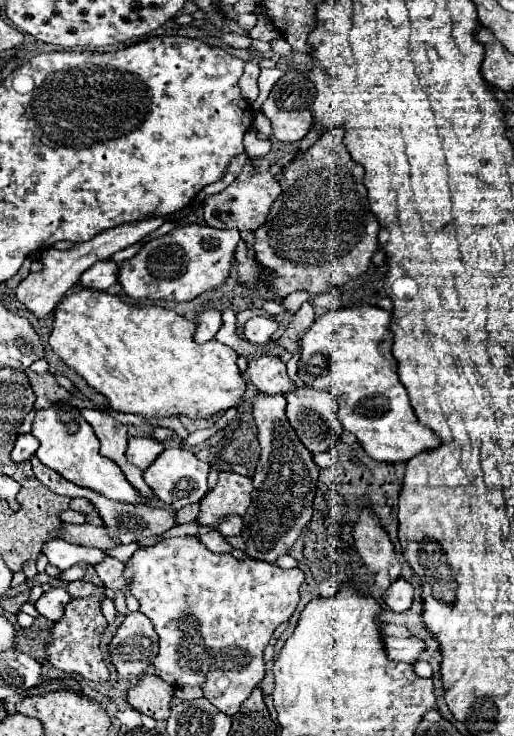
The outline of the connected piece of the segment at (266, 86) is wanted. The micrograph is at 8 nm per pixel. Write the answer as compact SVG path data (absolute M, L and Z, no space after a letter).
M273 67L273 69L261 69L261 75L259 75L259 97L257 101L253 103L253 107L257 107L257 111L261 109L263 101L267 99L271 87L277 83L277 79L283 75L285 71L281 67Z

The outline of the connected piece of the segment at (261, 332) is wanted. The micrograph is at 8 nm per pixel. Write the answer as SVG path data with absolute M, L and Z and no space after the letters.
M253 317L245 323L245 339L251 343L267 343L271 341L273 333L279 329L279 321L273 317Z

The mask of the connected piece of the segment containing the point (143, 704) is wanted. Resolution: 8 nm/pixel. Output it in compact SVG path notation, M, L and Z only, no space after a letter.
M145 675L133 685L127 693L127 701L141 713L153 719L167 719L169 717L169 701L173 697L173 685L157 679L157 675Z

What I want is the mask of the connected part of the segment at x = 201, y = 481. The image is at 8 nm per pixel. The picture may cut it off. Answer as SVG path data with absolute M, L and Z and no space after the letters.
M167 447L155 459L155 463L145 471L145 483L153 489L157 499L161 499L167 505L173 505L175 509L181 509L185 505L199 503L203 499L203 495L209 491L207 475L209 475L209 465L199 461L191 451L181 447Z

